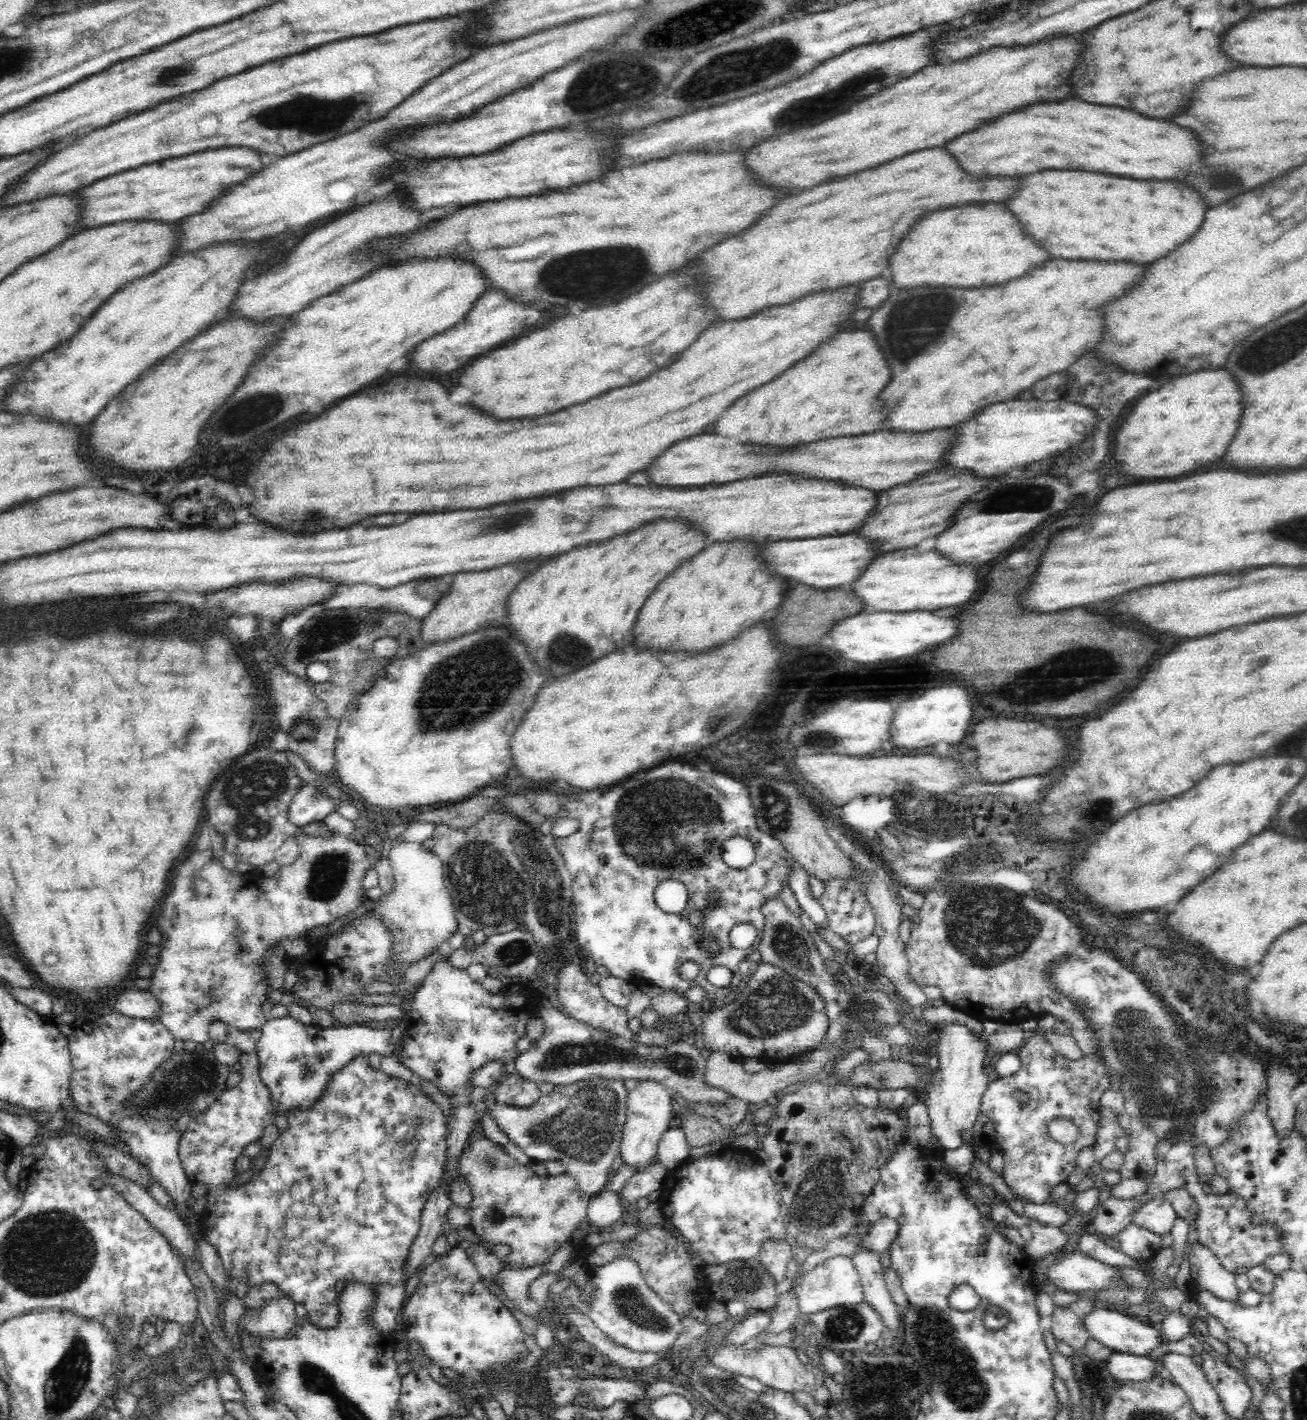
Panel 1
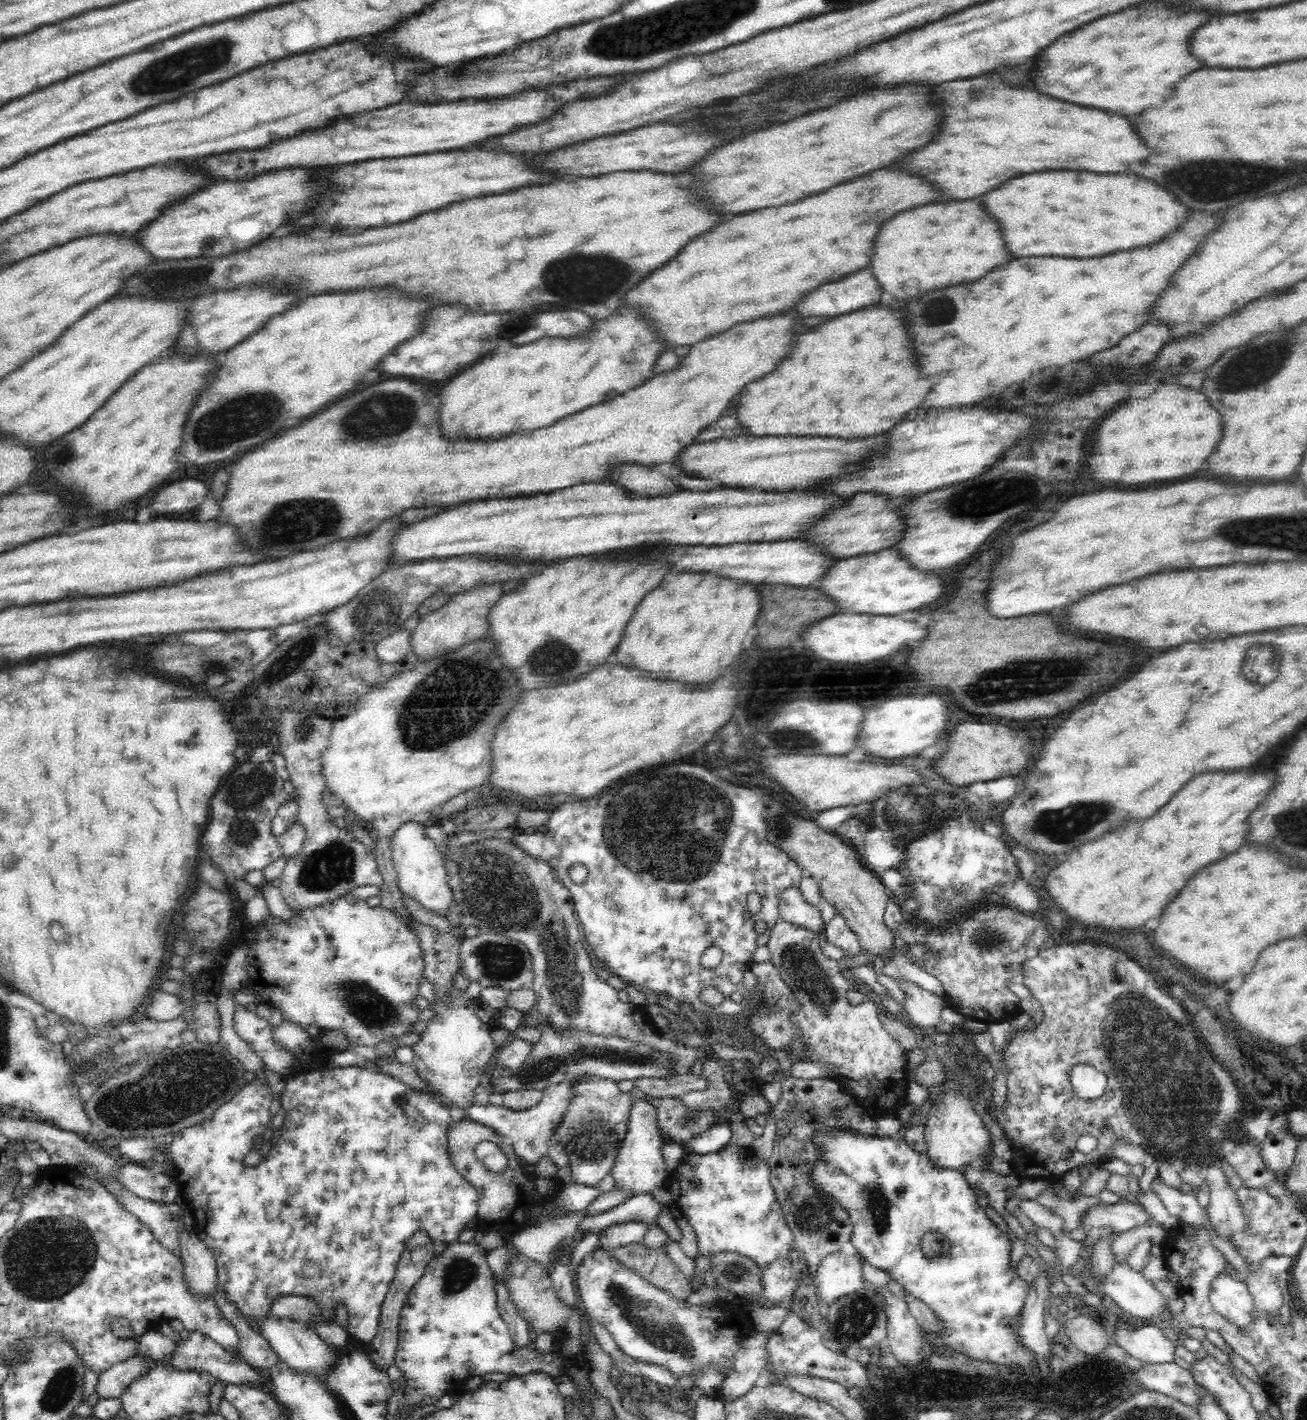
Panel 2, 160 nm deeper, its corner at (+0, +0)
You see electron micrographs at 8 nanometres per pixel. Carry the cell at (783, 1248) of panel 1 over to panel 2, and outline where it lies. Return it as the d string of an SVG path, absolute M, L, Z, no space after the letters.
M788 1258L775 1260L761 1270L763 1299L771 1305L792 1305L798 1281L798 1272L793 1270Z

